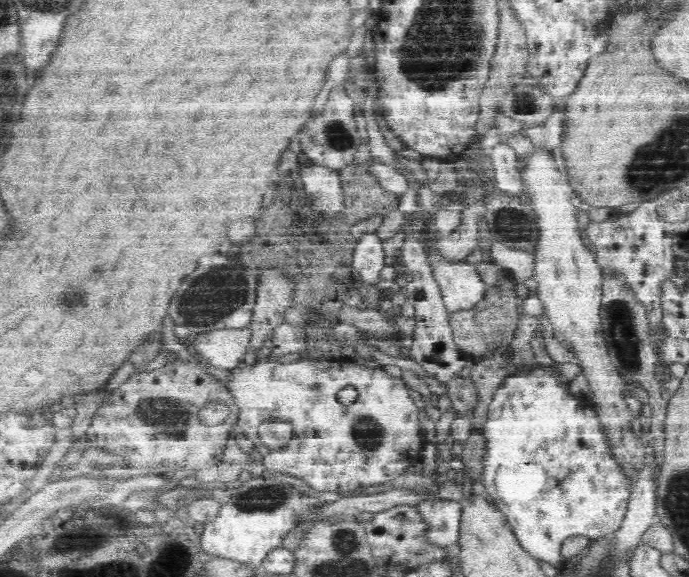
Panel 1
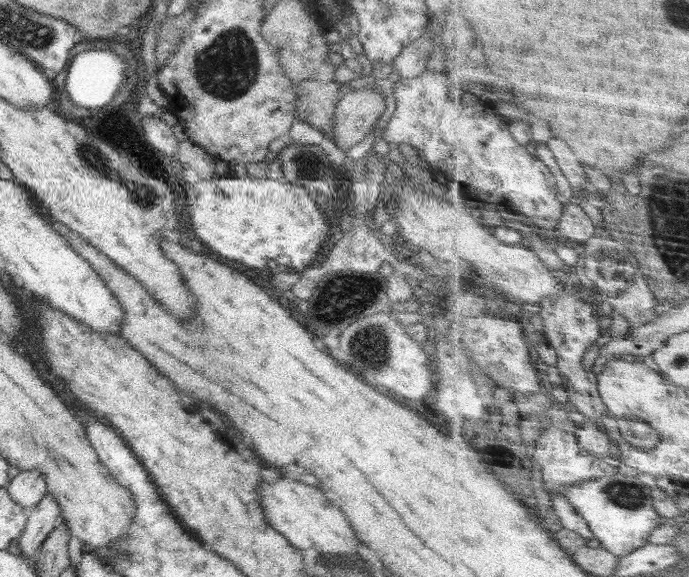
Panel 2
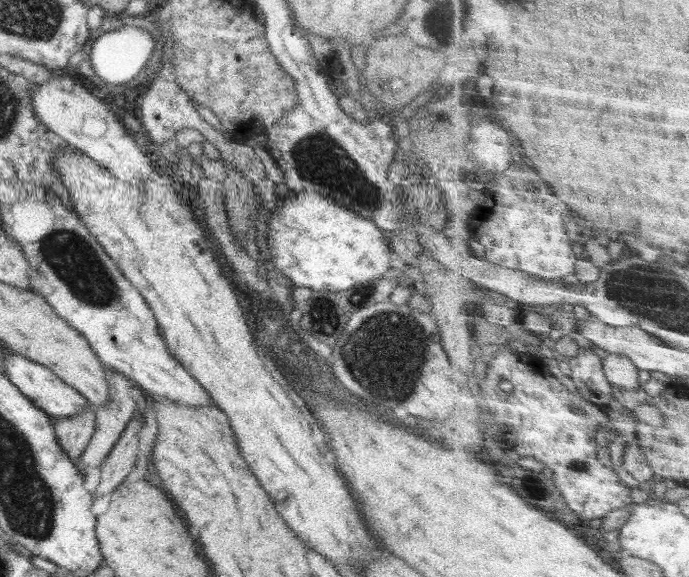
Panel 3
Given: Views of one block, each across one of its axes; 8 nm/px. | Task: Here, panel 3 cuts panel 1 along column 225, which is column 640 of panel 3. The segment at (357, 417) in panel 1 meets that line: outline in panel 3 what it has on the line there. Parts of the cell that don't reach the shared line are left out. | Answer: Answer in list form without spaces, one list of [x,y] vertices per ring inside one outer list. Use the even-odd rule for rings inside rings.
[[[609,353],[604,364],[607,378],[613,385],[626,389],[638,389],[643,386],[640,383],[640,368],[629,355]]]

